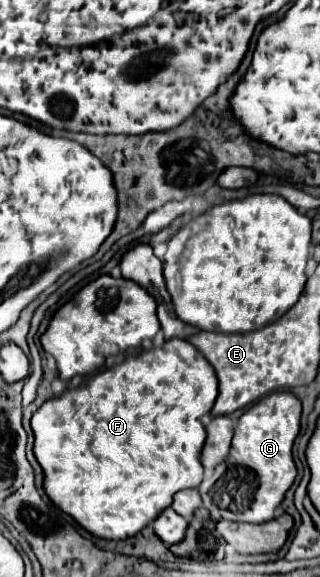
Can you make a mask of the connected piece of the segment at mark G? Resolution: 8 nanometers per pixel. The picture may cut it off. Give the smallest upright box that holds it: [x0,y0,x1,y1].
[199,391,301,523]

